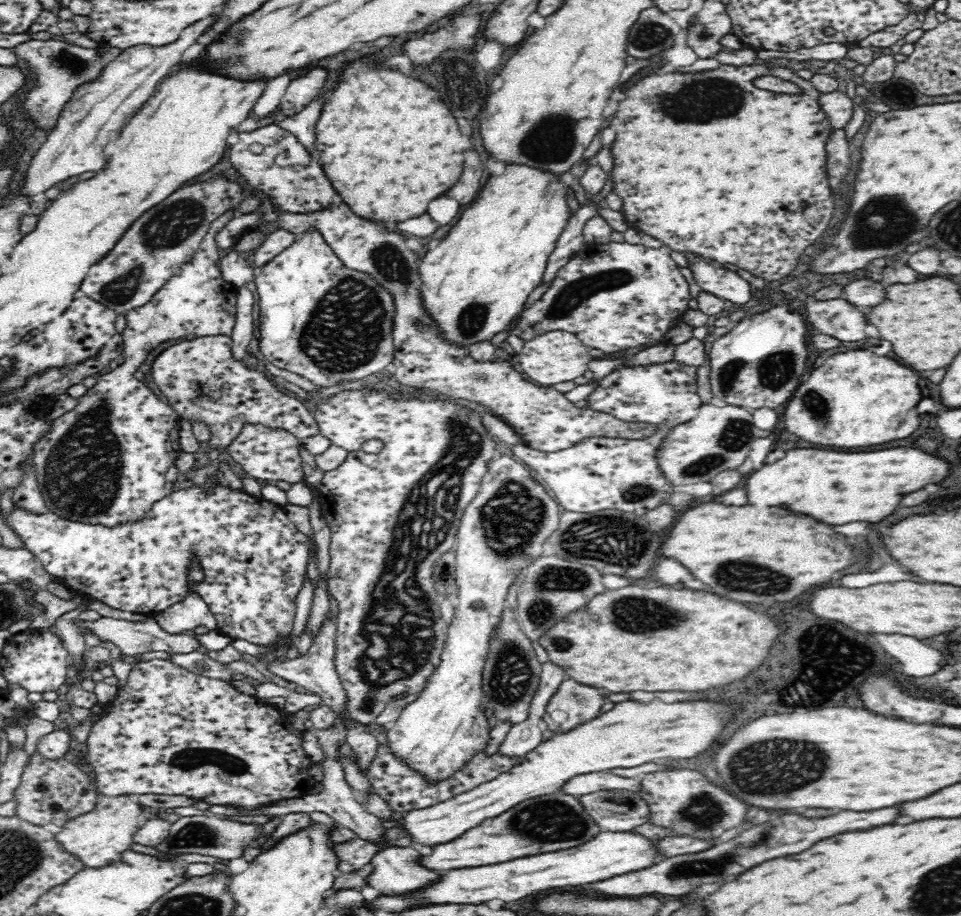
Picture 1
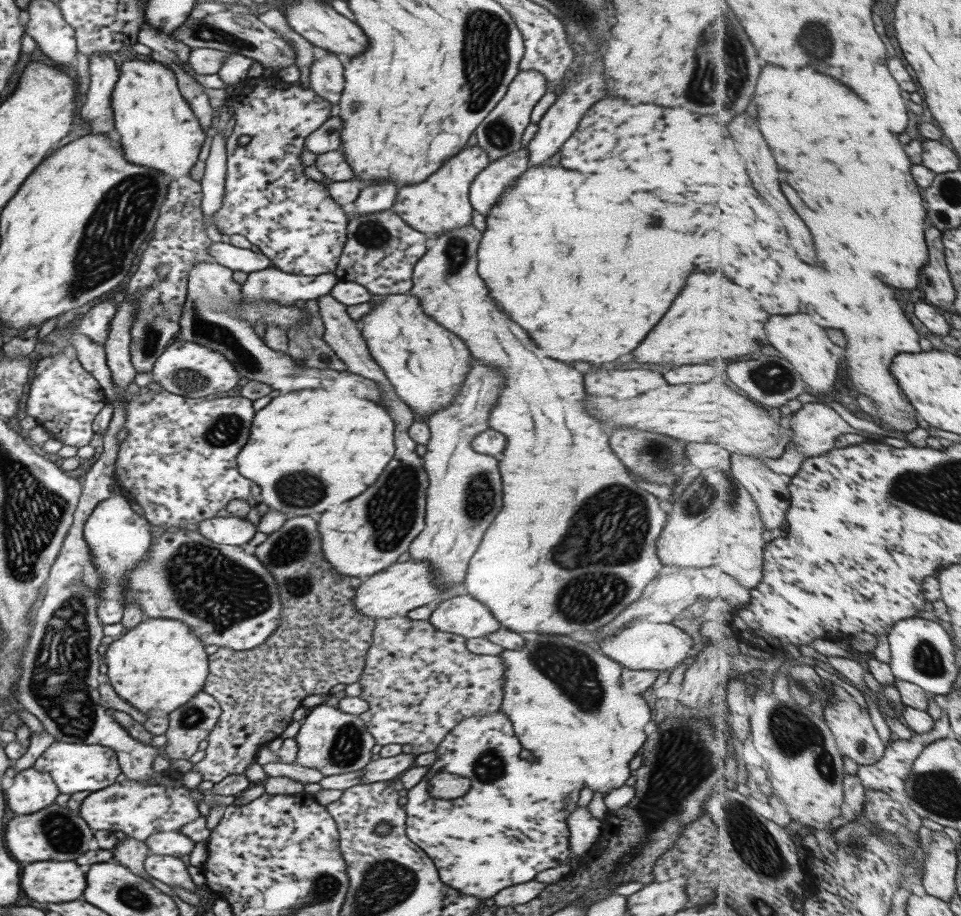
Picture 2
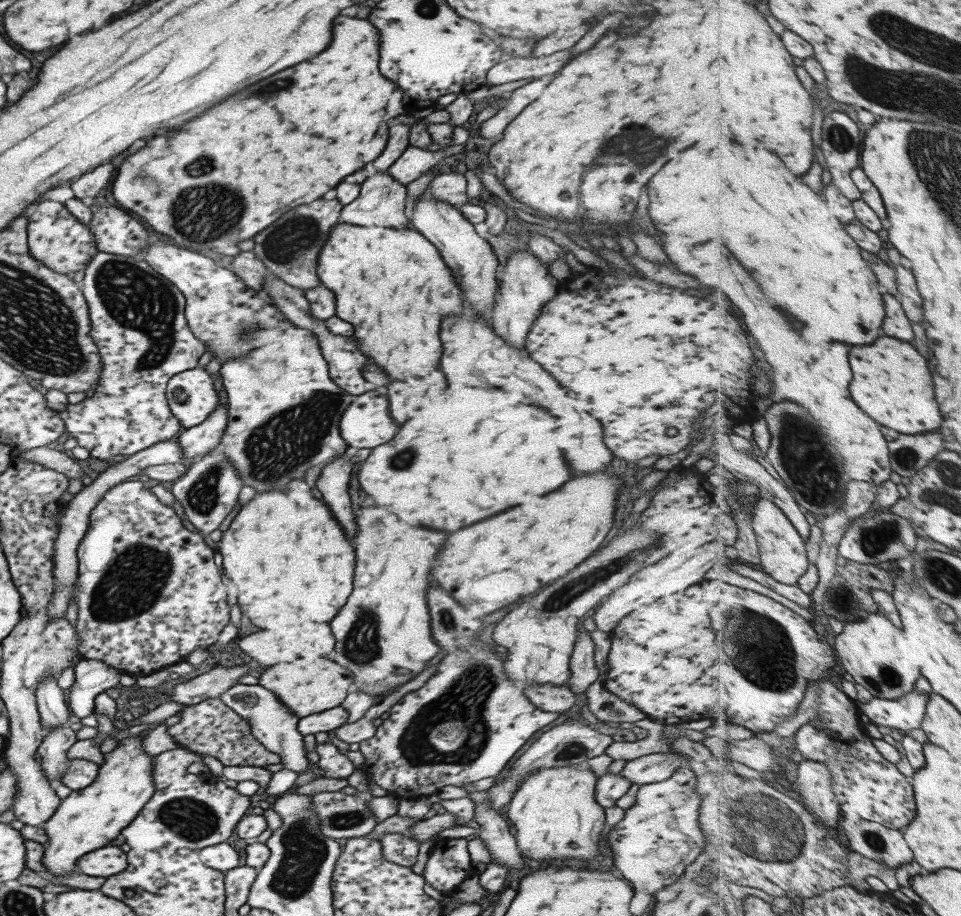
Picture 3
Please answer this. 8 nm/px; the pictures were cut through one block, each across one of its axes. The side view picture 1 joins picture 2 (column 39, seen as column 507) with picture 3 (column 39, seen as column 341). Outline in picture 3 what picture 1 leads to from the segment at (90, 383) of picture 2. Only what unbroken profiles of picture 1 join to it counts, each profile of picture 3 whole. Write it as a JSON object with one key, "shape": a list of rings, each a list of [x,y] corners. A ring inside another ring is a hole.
{"shape":[[[44,201],[35,203],[30,215],[27,216],[26,239],[29,255],[41,261],[51,271],[65,274],[69,277],[72,272],[85,269],[87,261],[97,252],[95,238],[88,226],[71,216],[63,203]]]}

